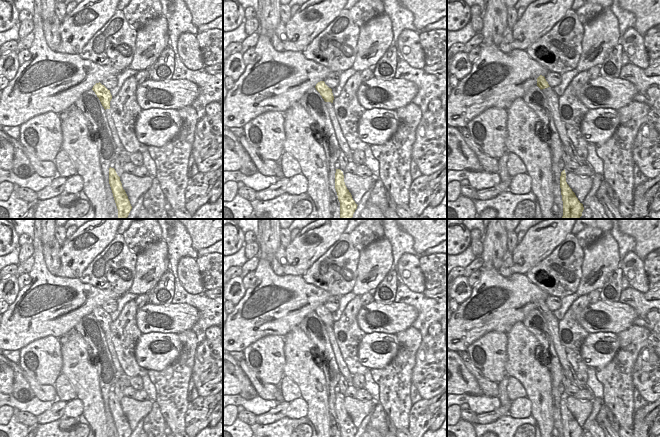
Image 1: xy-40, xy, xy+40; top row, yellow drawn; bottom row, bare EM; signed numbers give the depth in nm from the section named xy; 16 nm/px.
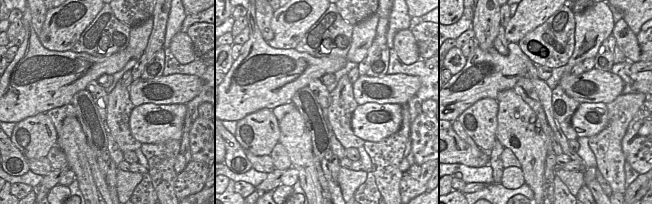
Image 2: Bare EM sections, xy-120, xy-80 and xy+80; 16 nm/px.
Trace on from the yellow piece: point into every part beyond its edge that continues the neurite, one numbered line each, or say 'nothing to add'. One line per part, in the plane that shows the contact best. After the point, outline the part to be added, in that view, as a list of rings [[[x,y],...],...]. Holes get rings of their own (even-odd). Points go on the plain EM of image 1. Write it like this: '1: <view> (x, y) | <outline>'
nothing to add

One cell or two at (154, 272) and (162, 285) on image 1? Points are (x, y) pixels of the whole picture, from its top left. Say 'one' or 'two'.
two

